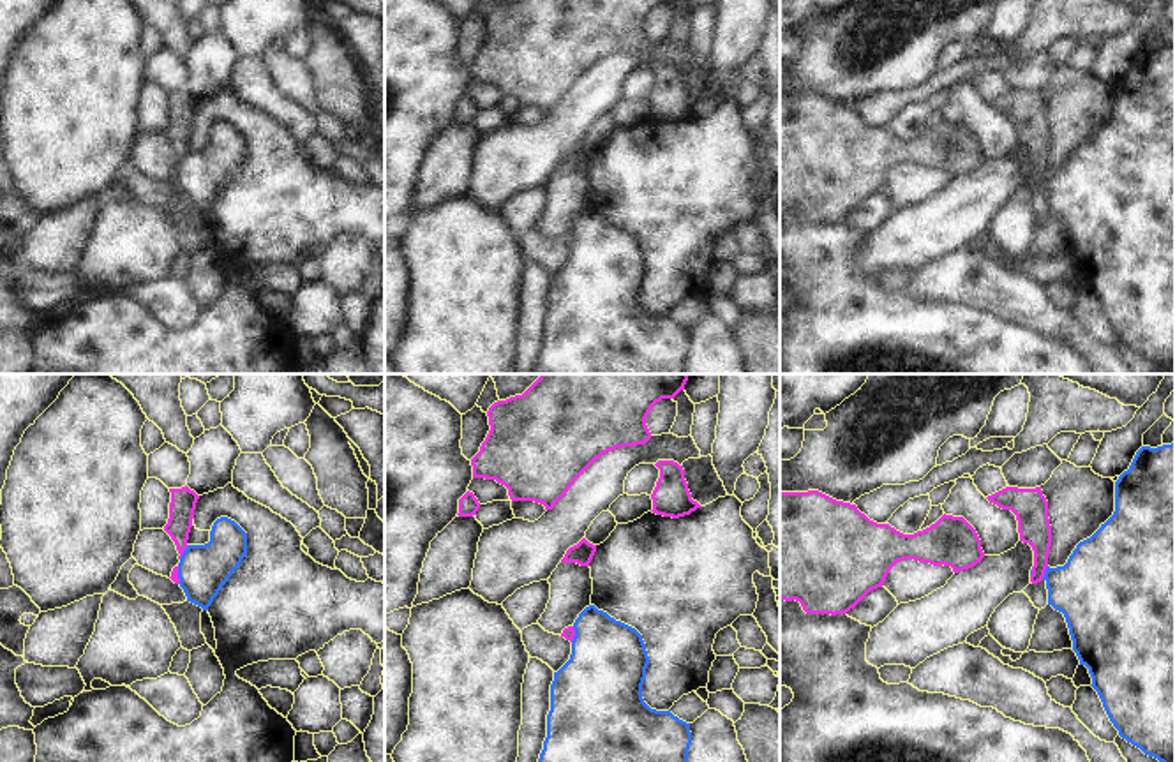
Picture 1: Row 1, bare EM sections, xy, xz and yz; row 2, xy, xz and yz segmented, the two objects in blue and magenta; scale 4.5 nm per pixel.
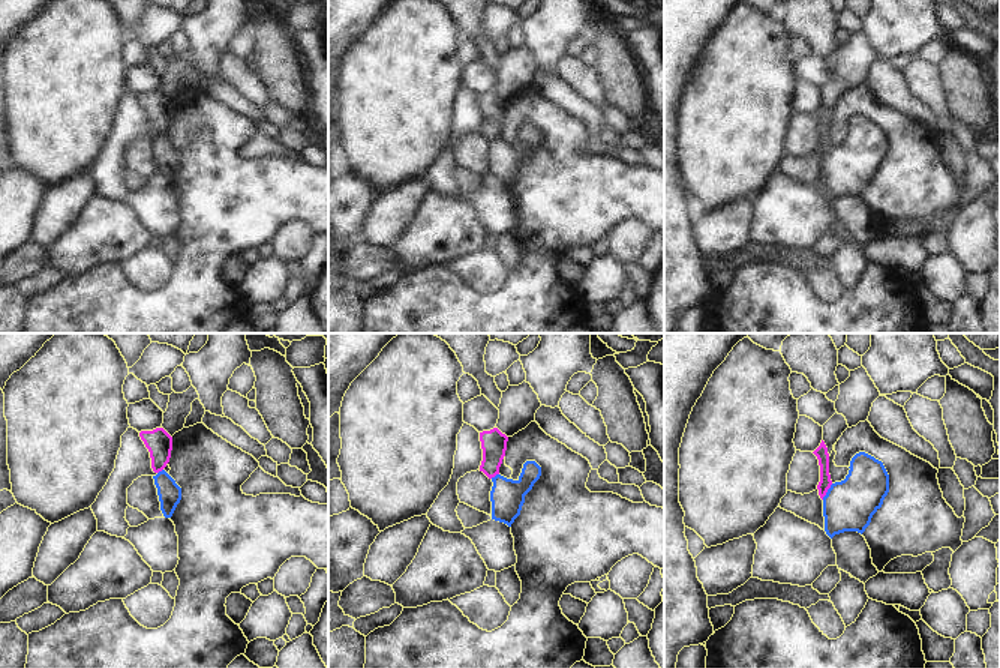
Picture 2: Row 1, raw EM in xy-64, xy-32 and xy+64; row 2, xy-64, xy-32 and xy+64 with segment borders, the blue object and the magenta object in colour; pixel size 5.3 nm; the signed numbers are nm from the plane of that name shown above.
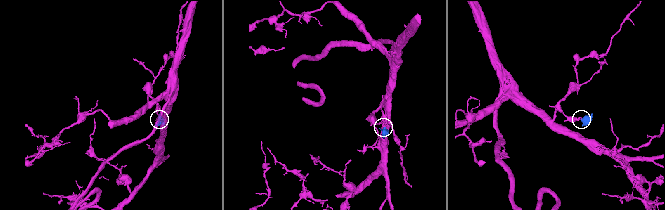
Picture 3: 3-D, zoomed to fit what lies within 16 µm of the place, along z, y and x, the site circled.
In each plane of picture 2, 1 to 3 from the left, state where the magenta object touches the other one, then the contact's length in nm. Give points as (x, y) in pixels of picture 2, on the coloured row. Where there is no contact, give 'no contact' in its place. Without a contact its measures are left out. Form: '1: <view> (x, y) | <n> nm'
1: xy-64 (159, 472) | 40 nm
2: xy-32 (495, 476) | 50 nm
3: xy+64 (828, 491) | 110 nm

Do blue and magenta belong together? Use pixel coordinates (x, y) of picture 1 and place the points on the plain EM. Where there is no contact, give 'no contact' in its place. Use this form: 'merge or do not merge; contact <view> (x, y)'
do not merge; contact yz (1045, 177)

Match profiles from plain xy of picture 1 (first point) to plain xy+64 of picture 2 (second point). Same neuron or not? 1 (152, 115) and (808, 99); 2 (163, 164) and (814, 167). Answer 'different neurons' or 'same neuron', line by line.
1: same neuron
2: different neurons

